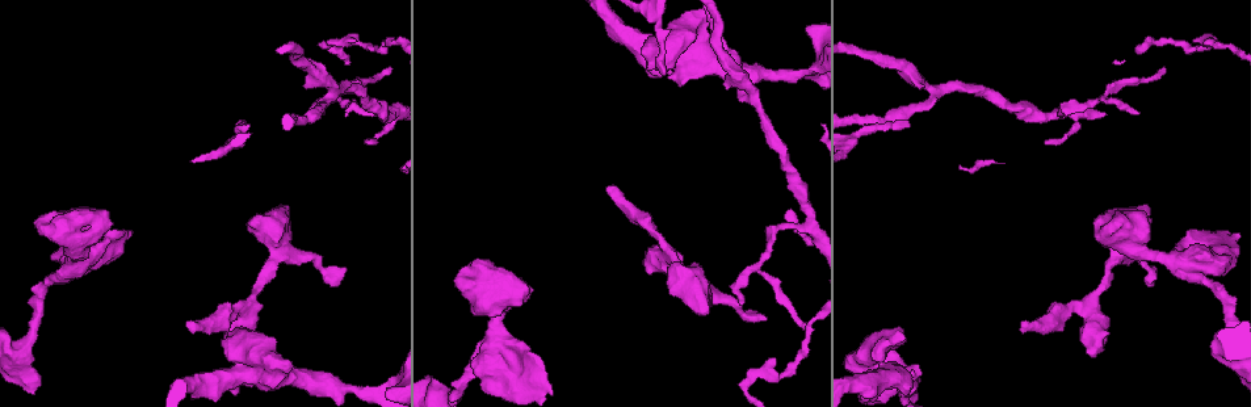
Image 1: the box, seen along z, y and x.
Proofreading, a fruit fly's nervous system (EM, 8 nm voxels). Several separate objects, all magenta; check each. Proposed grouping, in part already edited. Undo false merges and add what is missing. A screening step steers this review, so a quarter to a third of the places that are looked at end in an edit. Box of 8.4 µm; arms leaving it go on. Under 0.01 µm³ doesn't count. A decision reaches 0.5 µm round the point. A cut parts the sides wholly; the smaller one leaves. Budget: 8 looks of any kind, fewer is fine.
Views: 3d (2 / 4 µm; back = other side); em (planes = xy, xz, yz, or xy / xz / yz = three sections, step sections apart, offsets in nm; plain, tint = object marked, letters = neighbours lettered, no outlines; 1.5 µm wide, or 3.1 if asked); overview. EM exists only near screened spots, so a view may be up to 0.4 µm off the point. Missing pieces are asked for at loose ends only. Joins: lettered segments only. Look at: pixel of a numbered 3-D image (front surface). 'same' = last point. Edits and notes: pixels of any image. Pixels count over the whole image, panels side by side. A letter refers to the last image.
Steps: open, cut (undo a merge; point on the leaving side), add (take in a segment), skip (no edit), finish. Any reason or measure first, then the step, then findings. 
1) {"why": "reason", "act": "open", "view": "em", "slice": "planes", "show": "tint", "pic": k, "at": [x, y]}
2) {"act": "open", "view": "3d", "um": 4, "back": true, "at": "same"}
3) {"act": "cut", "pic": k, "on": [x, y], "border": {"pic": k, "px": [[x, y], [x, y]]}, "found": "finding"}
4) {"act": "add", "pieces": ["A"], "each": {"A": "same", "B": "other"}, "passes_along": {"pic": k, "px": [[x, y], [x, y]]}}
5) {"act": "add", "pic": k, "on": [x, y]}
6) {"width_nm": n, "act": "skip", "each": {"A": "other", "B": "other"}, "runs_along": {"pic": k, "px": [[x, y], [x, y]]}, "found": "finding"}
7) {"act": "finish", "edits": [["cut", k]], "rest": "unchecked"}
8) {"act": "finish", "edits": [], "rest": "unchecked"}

{"why": "free end", "act": "open", "view": "em", "slice": "planes", "show": "letters", "pic": 1, "at": [1087, 349]}

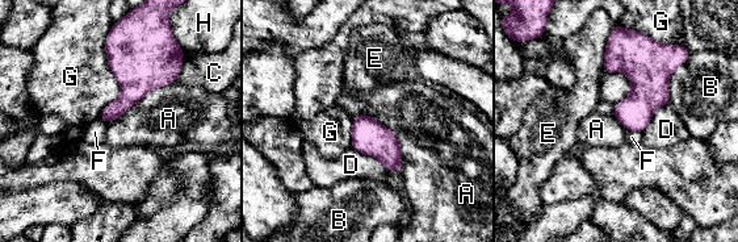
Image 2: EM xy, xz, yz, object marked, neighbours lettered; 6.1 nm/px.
{"act": "skip", "each": {"A": "other", "B": "other", "C": "other", "D": "other", "E": "other", "F": "other", "G": "other", "H": "other"}, "border": {"pic": 2, "px": [[176, 82], [151, 88], [107, 124]]}, "found": "none of them fits"}

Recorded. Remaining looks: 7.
{"why": "thin end", "act": "open", "view": "3d", "um": 2, "pic": 1, "at": [762, 315]}

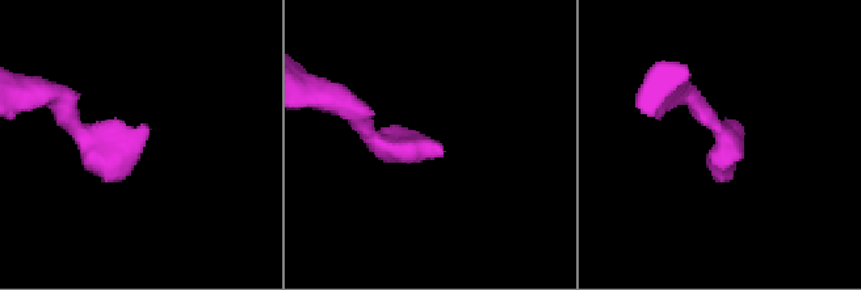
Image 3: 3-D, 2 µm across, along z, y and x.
{"why": "shape alone is not enough", "act": "open", "view": "em", "slice": "planes", "show": "letters", "pic": 3, "at": [438, 142]}

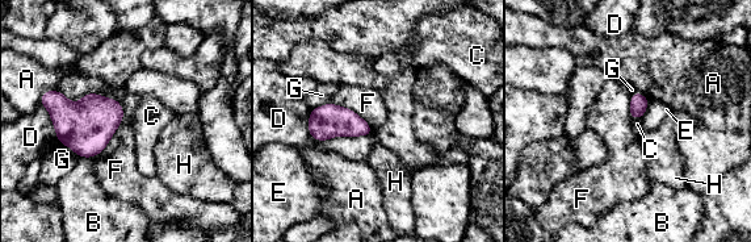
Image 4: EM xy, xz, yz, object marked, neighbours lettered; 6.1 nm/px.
{"longest_contact_nm": ["F", 480], "act": "skip", "each": {"A": "other", "B": "other", "C": "other", "D": "other", "E": "other", "F": "other", "G": "other", "H": "other"}, "border": {"pic": 4, "px": [[58, 90], [121, 105], [97, 155]]}, "found": "none of them fits"}

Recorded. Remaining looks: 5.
{"act": "open", "view": "3d", "um": 4, "pic": 1, "at": [648, 67]}

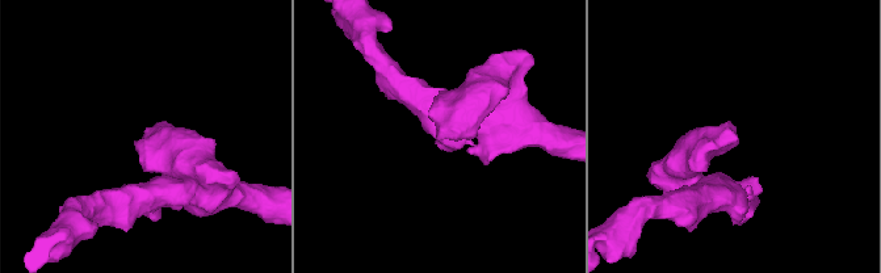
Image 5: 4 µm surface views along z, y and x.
{"act": "open", "view": "em", "slice": "planes", "show": "letters", "pic": 5, "at": [439, 139]}

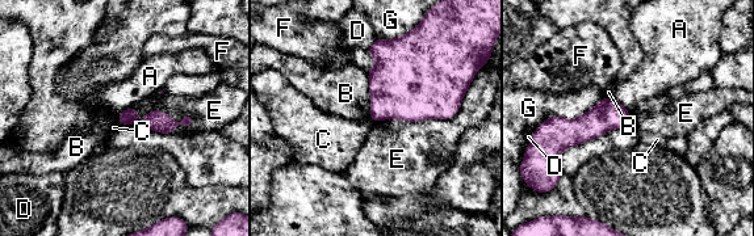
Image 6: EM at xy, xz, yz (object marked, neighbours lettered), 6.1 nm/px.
{"act": "skip", "each": {"A": "other", "B": "other", "C": "other", "D": "other", "E": "other", "F": "other", "G": "other"}, "border": {"pic": 6, "px": [[464, 93], [447, 118], [375, 122]]}, "found": "no lettered segment goes on from it"}

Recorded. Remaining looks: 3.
{"act": "finish", "edits": [], "rest": "unchecked"}

